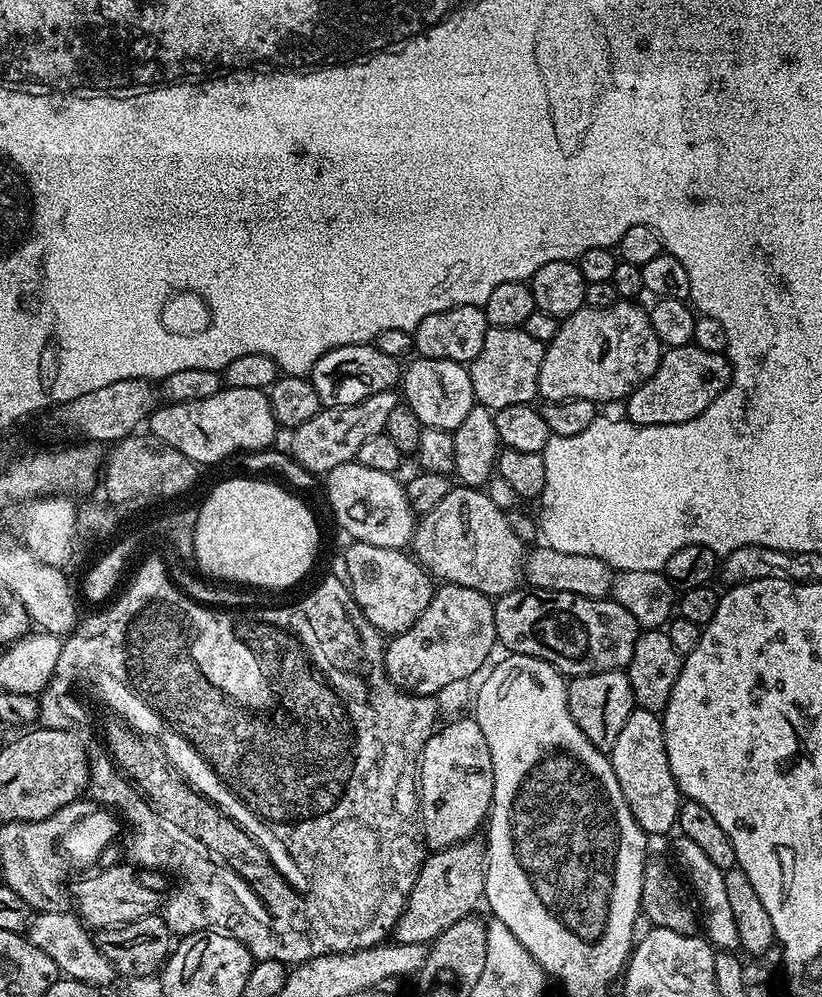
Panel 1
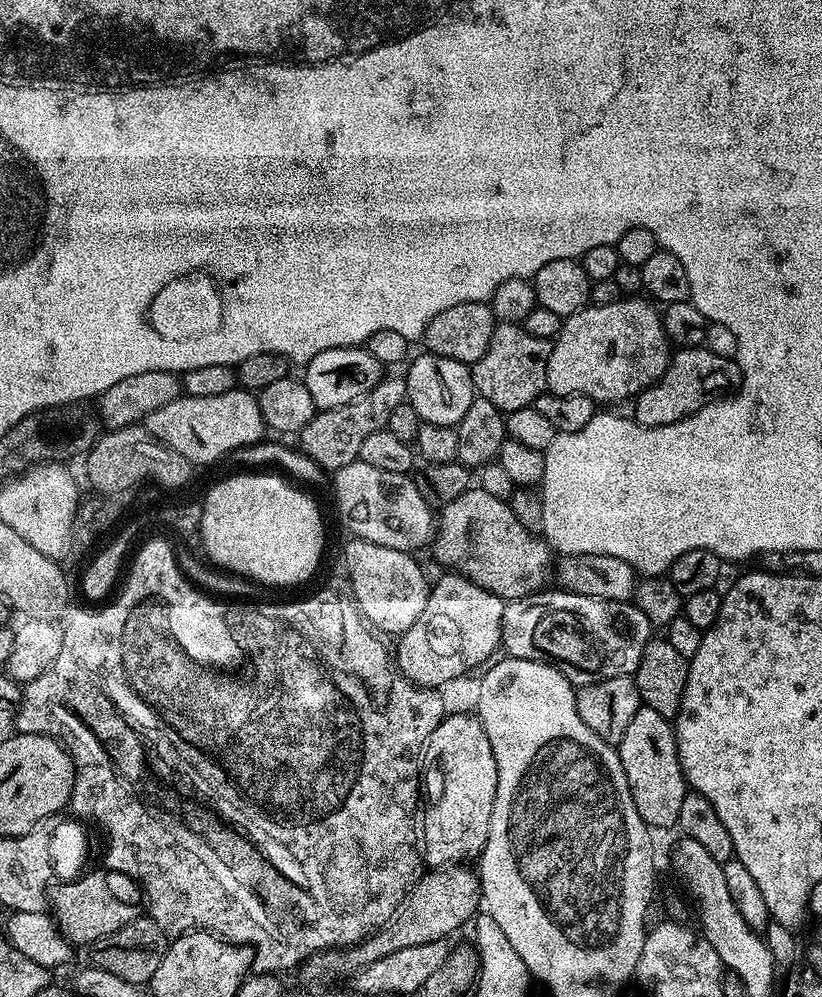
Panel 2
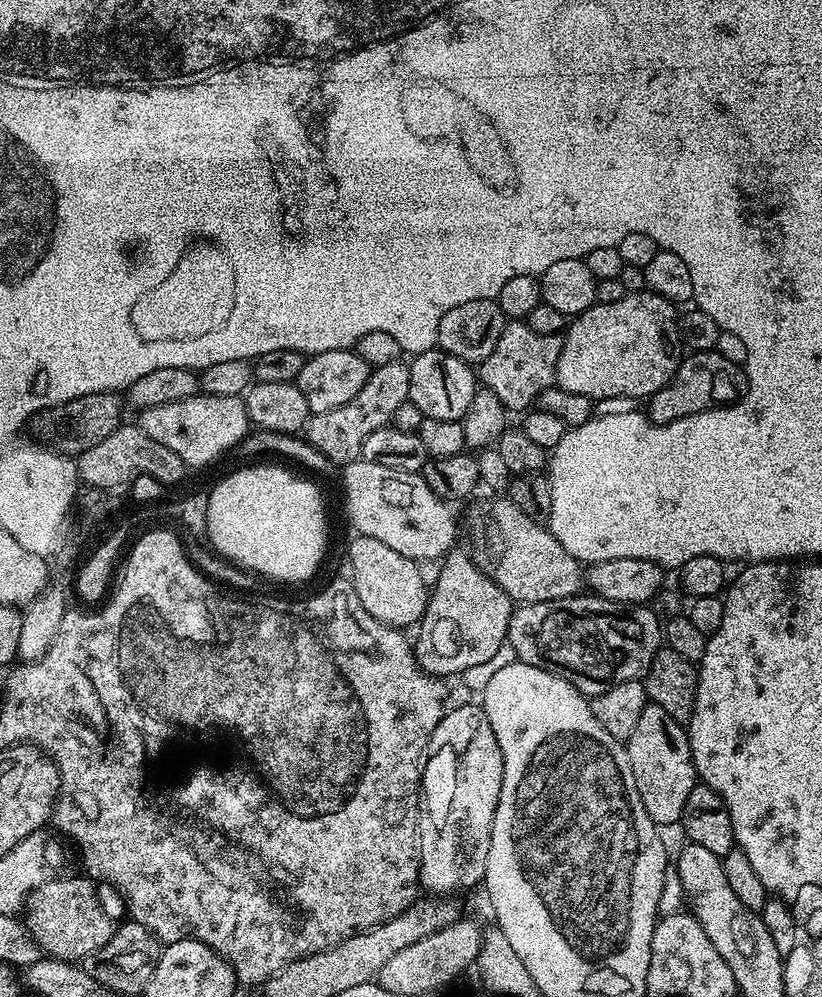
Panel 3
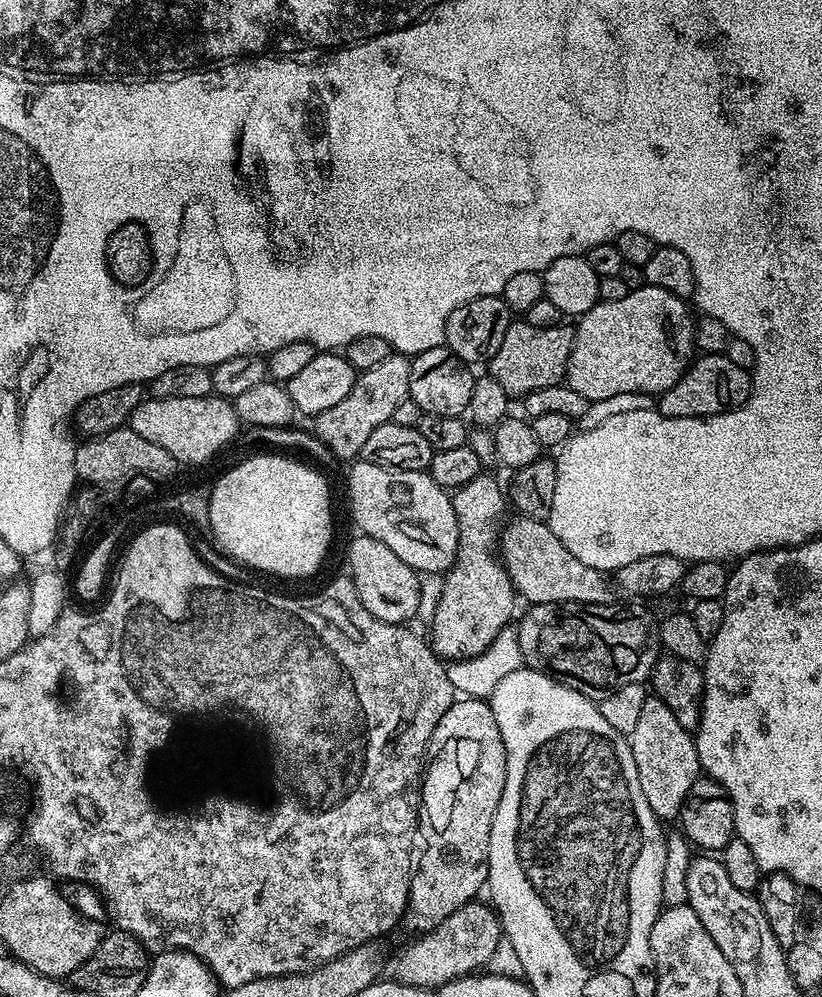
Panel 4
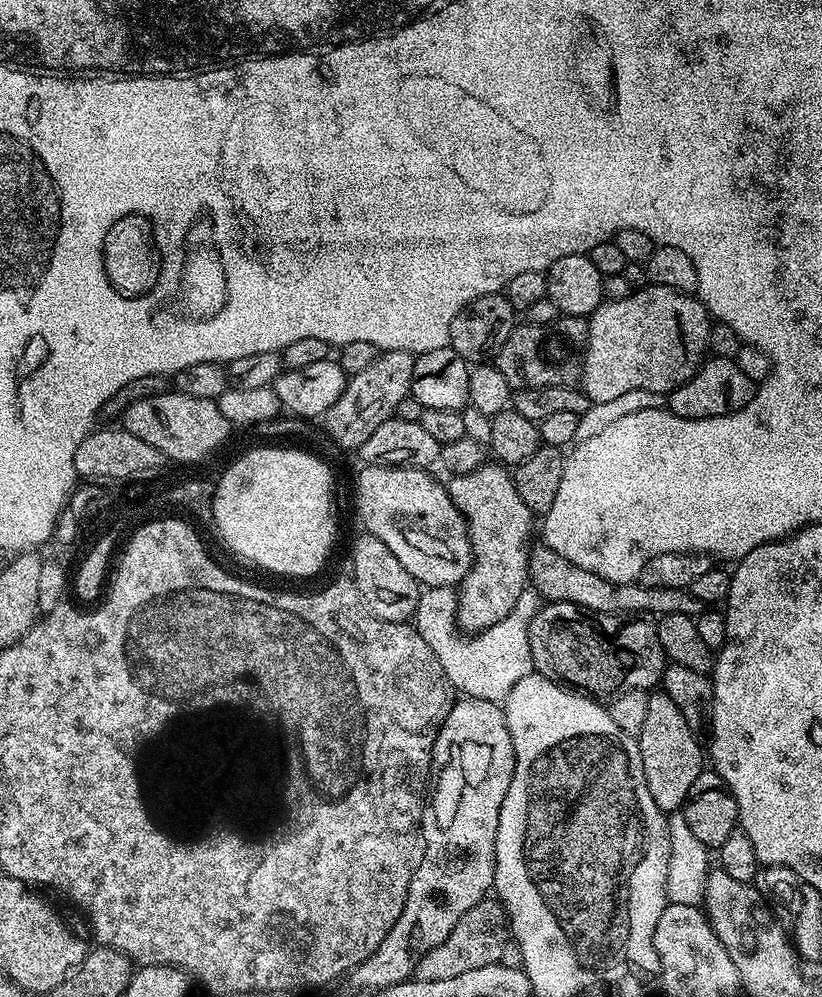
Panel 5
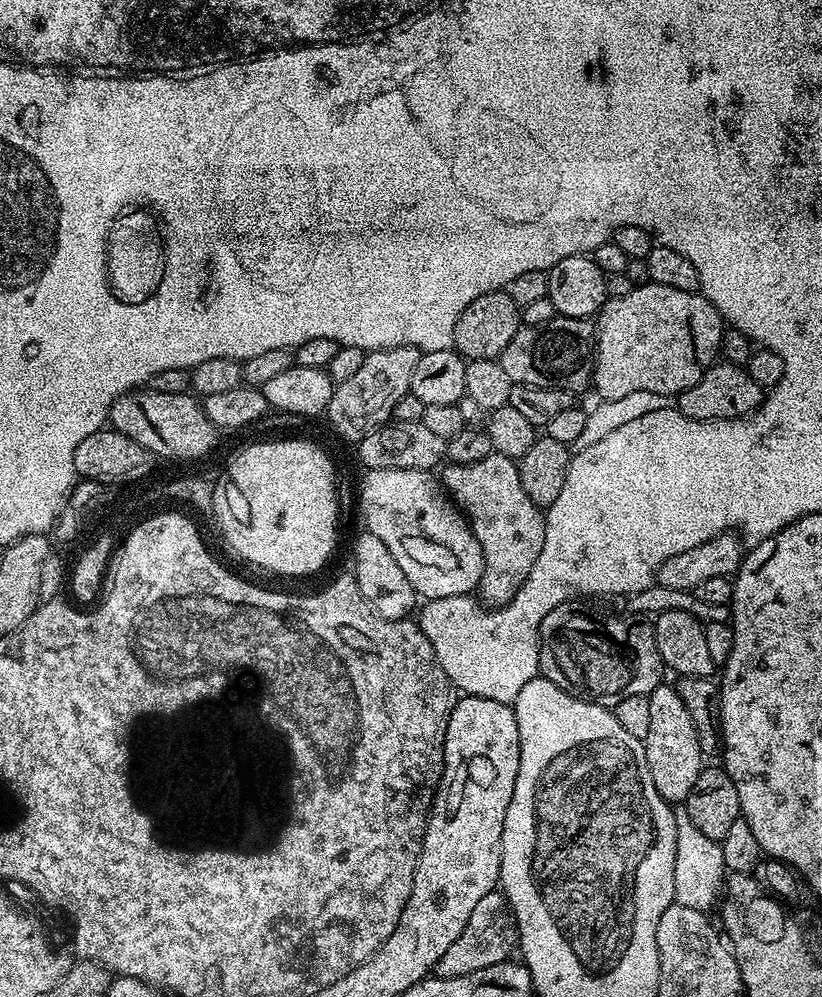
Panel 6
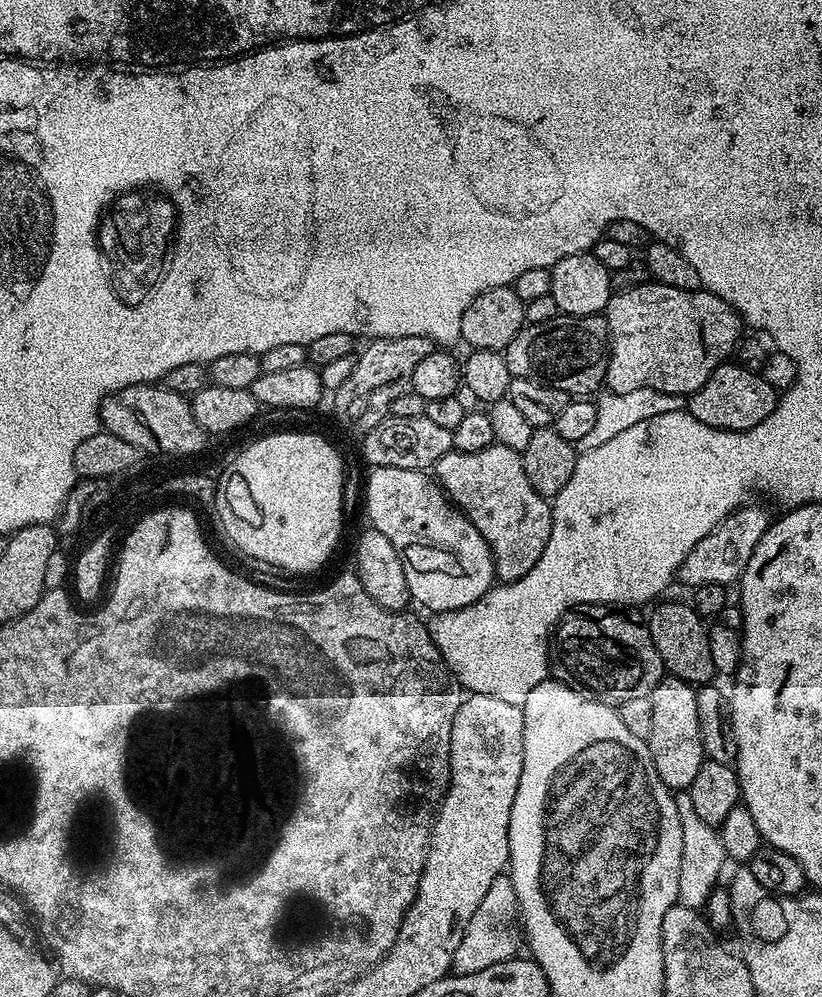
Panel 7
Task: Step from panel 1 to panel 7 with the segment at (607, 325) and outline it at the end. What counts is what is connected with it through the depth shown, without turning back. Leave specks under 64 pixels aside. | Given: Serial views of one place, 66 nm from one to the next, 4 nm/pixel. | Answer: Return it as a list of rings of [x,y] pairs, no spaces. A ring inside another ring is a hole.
[[[649,282],[636,284],[625,292],[613,291],[606,309],[608,322],[608,372],[604,375],[607,391],[630,394],[630,390],[653,388],[671,396],[689,397],[714,374],[719,364],[735,353],[742,339],[739,314],[712,292],[687,292],[674,286]]]

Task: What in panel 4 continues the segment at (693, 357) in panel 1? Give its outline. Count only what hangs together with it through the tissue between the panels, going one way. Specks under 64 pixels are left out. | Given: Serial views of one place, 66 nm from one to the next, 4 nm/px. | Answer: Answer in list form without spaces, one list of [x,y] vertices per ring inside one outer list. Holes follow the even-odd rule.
[[[727,354],[718,356],[701,355],[689,363],[688,368],[670,386],[670,390],[659,393],[658,411],[670,418],[694,418],[695,416],[716,416],[740,408],[752,393],[752,378],[749,369],[734,366]]]

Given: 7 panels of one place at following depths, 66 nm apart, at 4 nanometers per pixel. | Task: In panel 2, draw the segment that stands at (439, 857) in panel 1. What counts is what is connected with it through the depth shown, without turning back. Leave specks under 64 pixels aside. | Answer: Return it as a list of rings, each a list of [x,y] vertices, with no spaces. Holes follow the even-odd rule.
[[[449,866],[446,868],[433,868],[425,871],[413,884],[411,892],[404,898],[402,907],[396,915],[391,916],[379,930],[343,950],[329,950],[314,956],[309,956],[299,969],[300,976],[304,980],[336,980],[339,976],[351,977],[362,968],[370,967],[378,958],[386,958],[386,954],[394,954],[394,950],[406,950],[406,946],[426,946],[426,942],[447,941],[451,932],[456,932],[464,923],[471,921],[477,915],[482,904],[480,895],[480,881],[477,873],[472,872],[468,866]]]

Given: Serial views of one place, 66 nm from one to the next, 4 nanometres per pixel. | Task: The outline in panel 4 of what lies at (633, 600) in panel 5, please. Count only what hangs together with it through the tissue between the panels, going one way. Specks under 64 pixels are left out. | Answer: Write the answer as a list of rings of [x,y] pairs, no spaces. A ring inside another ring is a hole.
[[[517,515],[516,520],[509,519],[507,521],[506,527],[503,529],[502,535],[498,541],[498,552],[502,557],[502,563],[504,569],[508,571],[508,577],[512,579],[512,587],[521,597],[524,596],[528,599],[527,603],[529,605],[533,604],[612,604],[614,598],[612,598],[612,588],[614,592],[614,584],[612,584],[607,575],[598,570],[594,570],[594,566],[586,566],[586,562],[581,562],[579,558],[574,558],[574,554],[570,554],[570,550],[566,550],[566,546],[562,546],[562,542],[558,542],[556,535],[548,529],[547,523],[543,520],[535,520],[529,516]]]

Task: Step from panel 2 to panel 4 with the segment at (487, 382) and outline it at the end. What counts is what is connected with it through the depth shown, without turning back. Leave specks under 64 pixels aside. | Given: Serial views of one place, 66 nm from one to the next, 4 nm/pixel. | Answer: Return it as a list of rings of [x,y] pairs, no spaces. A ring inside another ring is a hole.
[[[523,318],[513,319],[506,330],[506,338],[502,338],[502,346],[498,346],[498,354],[494,354],[486,364],[487,371],[498,382],[498,386],[506,390],[509,398],[523,398],[534,390],[561,383],[567,377],[576,333],[566,324],[561,322],[543,328],[530,326]]]

